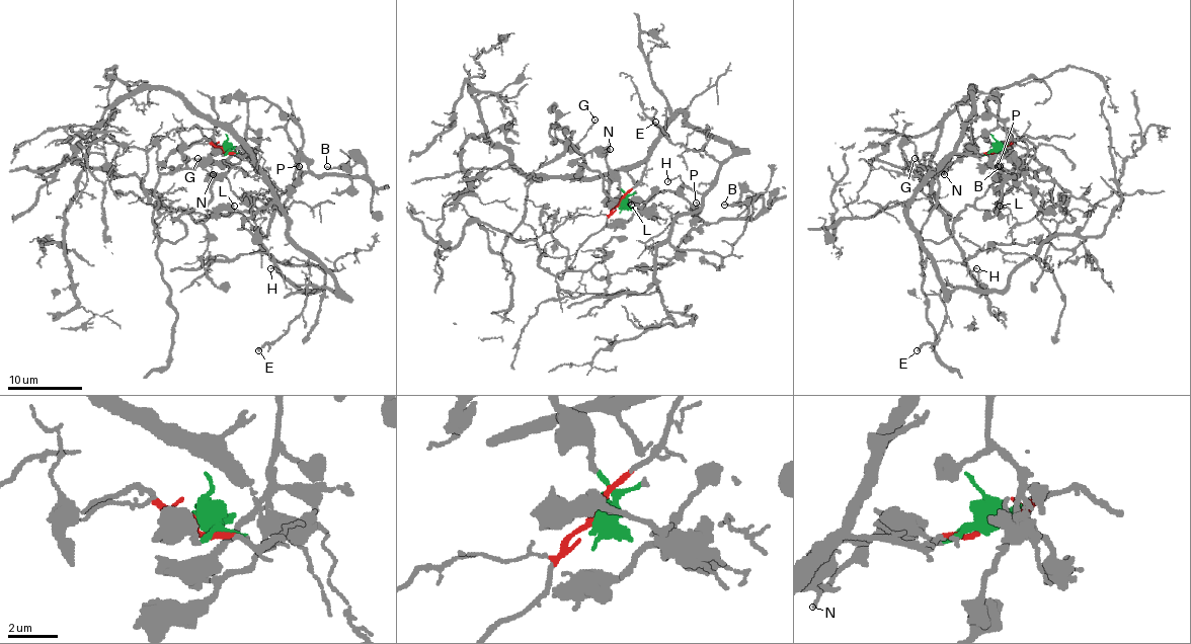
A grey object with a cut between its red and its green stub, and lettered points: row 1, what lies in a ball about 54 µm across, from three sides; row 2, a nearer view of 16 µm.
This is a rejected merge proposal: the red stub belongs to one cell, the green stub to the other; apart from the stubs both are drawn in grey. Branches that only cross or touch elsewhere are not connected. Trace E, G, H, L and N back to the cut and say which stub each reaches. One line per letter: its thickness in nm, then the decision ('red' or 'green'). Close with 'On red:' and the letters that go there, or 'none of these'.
E: calibre 240 nm; red
G: calibre 110 nm; green
H: calibre 120 nm; red
L: calibre 600 nm; green
N: calibre 120 nm; green
On red: E, H

